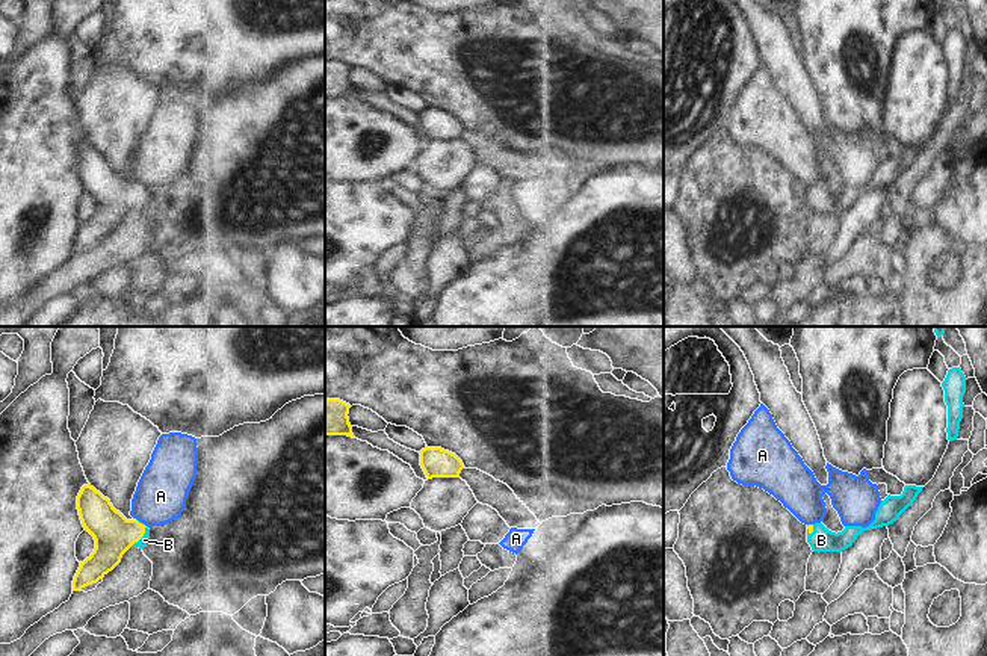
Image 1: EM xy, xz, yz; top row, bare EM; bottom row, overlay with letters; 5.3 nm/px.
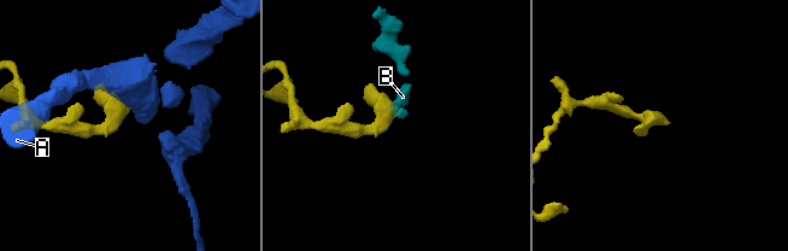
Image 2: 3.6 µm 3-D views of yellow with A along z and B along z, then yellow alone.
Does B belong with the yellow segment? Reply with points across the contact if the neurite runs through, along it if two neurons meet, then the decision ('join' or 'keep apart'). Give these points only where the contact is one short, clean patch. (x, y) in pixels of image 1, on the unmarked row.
across xy (114, 195), (141, 198), (144, 201) | join

